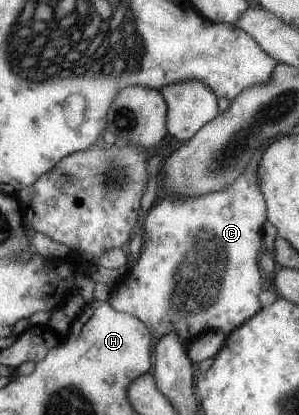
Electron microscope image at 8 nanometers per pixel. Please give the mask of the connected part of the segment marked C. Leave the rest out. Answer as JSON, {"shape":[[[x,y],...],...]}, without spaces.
{"shape":[[[280,136],[266,140],[258,152],[253,152],[246,170],[226,188],[202,196],[168,196],[148,210],[142,225],[142,246],[136,246],[134,265],[128,268],[116,286],[110,288],[107,303],[114,310],[132,314],[141,320],[150,329],[154,340],[172,331],[178,334],[178,340],[186,344],[210,332],[210,329],[228,336],[256,314],[256,310],[260,311],[260,302],[256,298],[262,278],[258,270],[258,250],[262,240],[262,224],[267,218],[256,170],[264,149],[278,138]]]}

